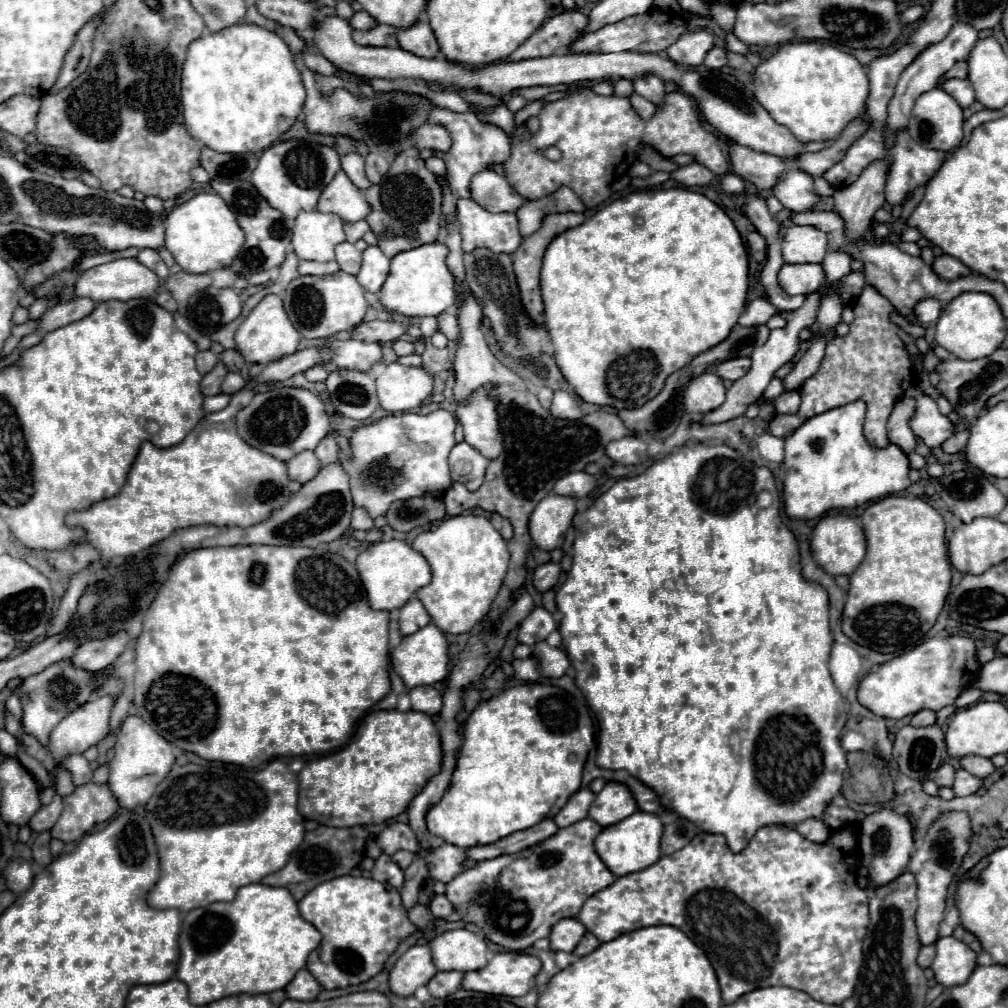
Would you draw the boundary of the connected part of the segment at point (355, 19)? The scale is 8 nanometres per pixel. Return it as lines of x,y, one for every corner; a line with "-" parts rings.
356,12
354,16
352,16
352,20
350,20
350,24
352,24
352,28
356,28
356,30
362,30
362,32
368,32
368,30
372,30
374,26
378,26
378,22
368,14
368,12

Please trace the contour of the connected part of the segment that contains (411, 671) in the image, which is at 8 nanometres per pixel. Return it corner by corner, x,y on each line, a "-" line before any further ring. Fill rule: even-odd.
428,624
422,630
404,636
402,642
392,650
390,656
392,670
404,680
408,688
416,688
422,684
436,684
448,676
448,644
444,634
434,626

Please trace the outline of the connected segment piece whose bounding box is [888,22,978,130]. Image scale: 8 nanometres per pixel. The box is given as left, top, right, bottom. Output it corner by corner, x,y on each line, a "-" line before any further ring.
958,22
958,24
952,26
952,30
948,32
948,36
946,36
942,42
930,44
930,46
902,72
902,76
900,76
900,80
898,80
898,86
896,86
896,94
894,94
894,98
892,98
890,106
888,106
888,128
890,128
890,130
898,130
898,128
906,128
906,126
908,126
908,120
910,120
910,116
912,116
912,106
914,106
916,98
918,98
920,94
924,94
924,92
936,88
938,78
940,78
942,74
946,74
956,62
966,60
968,54
970,54
970,50
974,48
976,40
978,40
978,32
976,32
970,24

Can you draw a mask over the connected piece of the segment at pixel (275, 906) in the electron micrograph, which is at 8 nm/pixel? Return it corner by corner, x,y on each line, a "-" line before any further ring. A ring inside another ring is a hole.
248,884
238,890
232,902
214,902
206,908
196,908
184,914
178,936
180,962
176,968
176,978
188,986
190,1002
196,1006
234,994
258,996
264,992
284,990
296,972
306,966
308,954
320,944
320,938
320,932
316,932
316,928
300,916
296,900
286,888

